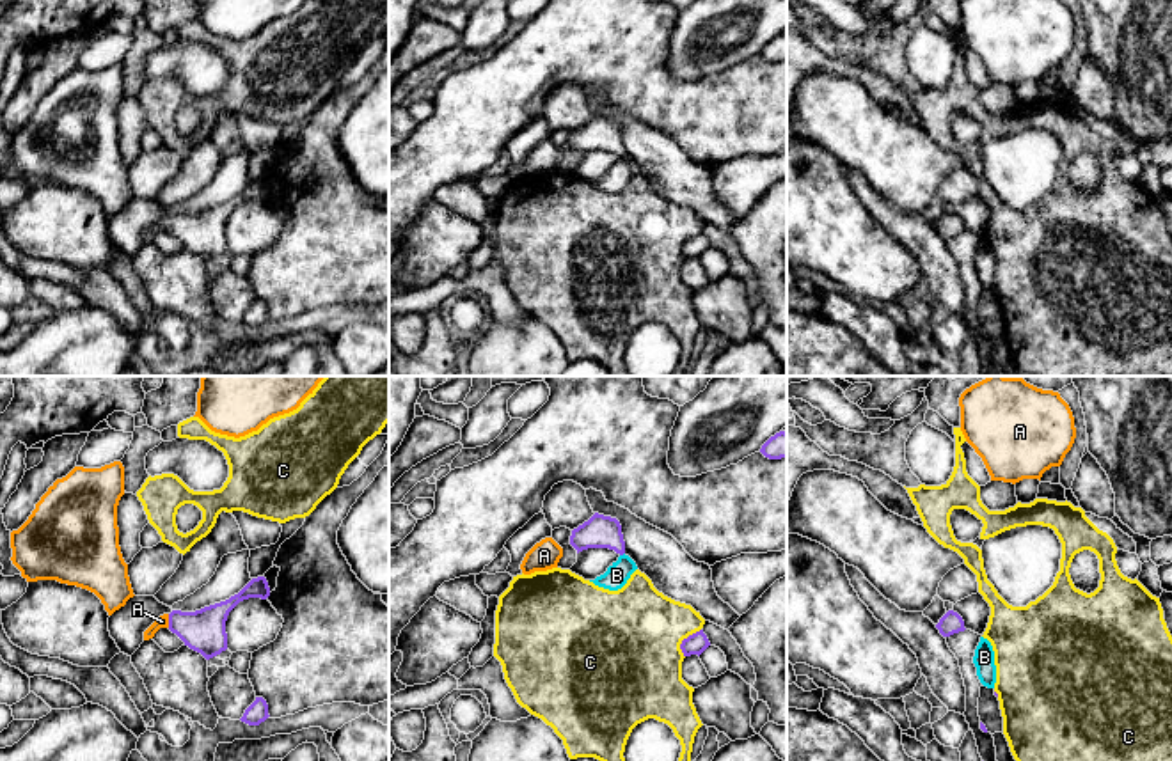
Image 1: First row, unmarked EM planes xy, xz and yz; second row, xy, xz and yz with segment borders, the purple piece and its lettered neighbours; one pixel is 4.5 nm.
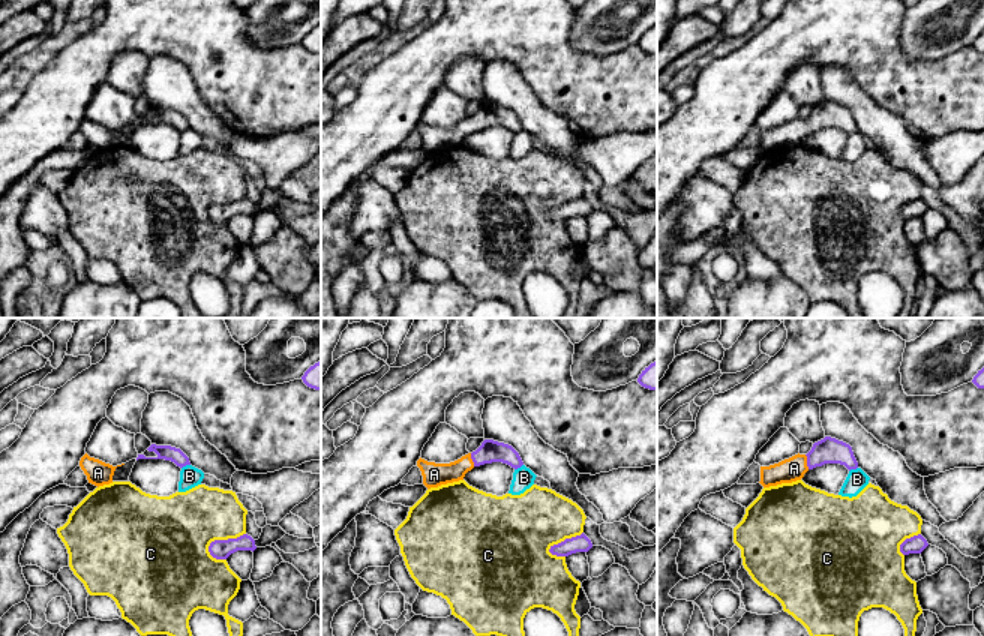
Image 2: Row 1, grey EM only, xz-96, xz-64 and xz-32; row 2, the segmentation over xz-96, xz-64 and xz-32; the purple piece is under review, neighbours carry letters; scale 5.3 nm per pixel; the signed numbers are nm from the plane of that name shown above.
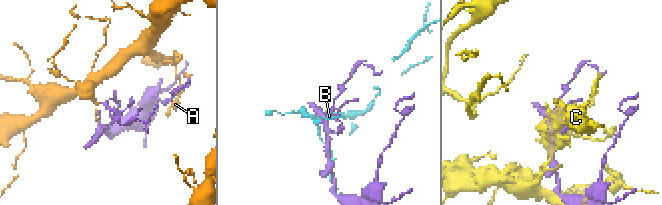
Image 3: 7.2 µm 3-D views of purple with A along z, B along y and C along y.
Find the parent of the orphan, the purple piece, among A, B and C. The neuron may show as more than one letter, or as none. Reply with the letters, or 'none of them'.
A

